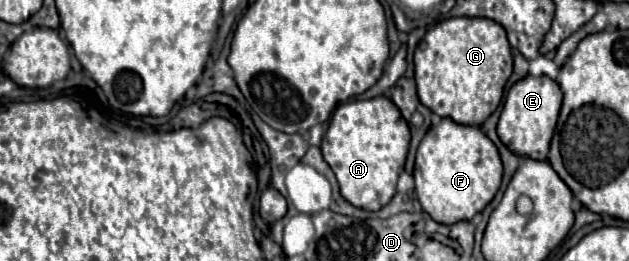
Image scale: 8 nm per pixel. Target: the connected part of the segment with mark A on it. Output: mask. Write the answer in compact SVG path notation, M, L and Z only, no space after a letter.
M385 98L349 100L335 108L329 128L321 140L323 160L335 172L341 196L355 208L377 212L395 196L399 172L405 166L409 150L409 126L395 104Z

